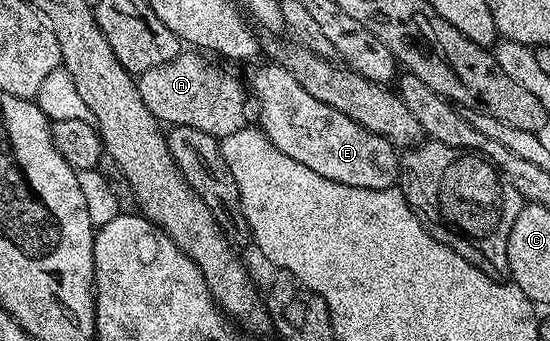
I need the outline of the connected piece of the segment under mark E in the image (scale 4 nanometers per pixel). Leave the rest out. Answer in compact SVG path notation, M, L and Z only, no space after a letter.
M267 64L259 66L249 78L249 94L255 97L255 106L259 109L258 129L285 156L297 160L297 164L305 164L305 168L313 168L317 176L325 176L325 180L337 180L341 184L349 184L353 188L369 188L370 190L390 190L399 180L400 151L389 140L361 128L357 120L349 120L345 112L337 112L337 108L329 108L329 104L321 104L321 100L313 100L305 88L293 75L281 65Z

